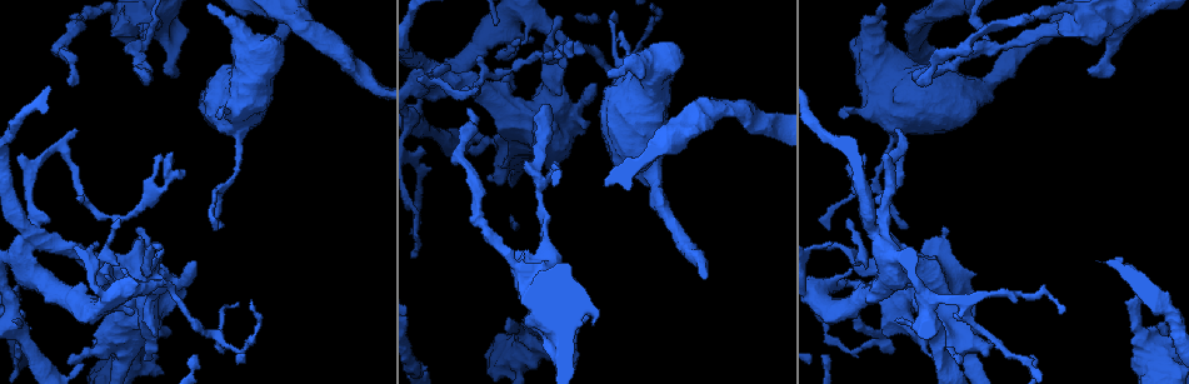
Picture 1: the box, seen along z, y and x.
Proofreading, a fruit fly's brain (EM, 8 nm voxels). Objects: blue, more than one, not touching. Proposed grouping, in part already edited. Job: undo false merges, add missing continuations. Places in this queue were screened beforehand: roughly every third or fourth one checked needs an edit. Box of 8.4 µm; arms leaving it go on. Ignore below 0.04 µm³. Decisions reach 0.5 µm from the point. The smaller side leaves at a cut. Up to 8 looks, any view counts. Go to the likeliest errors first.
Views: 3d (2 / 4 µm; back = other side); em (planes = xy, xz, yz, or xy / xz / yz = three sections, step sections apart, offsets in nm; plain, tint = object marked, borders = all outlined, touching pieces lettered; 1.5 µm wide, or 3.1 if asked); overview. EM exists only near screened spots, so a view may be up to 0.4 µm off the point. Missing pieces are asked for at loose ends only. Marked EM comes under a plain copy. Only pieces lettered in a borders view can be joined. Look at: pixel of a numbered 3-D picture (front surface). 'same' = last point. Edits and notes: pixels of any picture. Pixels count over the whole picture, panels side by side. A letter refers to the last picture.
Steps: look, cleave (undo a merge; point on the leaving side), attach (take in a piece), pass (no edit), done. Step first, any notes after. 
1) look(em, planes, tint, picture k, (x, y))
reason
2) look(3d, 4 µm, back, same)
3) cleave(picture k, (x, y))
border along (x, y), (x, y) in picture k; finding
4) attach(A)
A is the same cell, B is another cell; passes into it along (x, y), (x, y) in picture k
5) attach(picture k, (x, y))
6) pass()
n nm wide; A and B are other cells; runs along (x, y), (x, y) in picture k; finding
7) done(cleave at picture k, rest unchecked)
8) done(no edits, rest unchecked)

look(3d, 2 µm, picture 1, (509, 329))
an open end

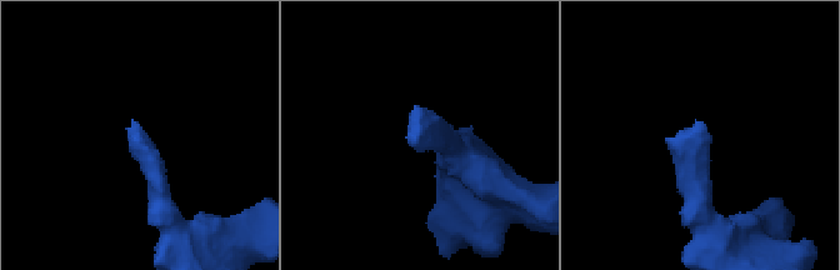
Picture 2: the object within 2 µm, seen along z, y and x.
look(em, planes, borders, picture 2, (699, 123))

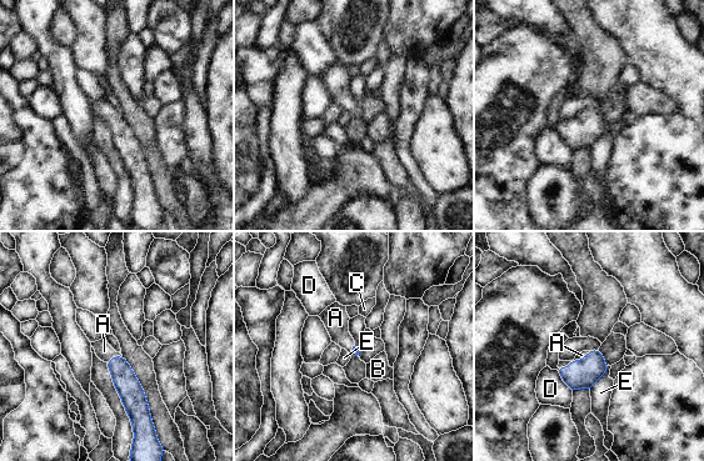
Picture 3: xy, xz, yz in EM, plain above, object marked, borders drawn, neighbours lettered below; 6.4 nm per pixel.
attach(A)
E touches over 200 nm; A is the same cell, B, C, D and E are other cells; passes into it along (130, 391), (115, 356), (104, 351) in picture 3; it goes on there

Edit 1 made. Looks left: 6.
look(overview)

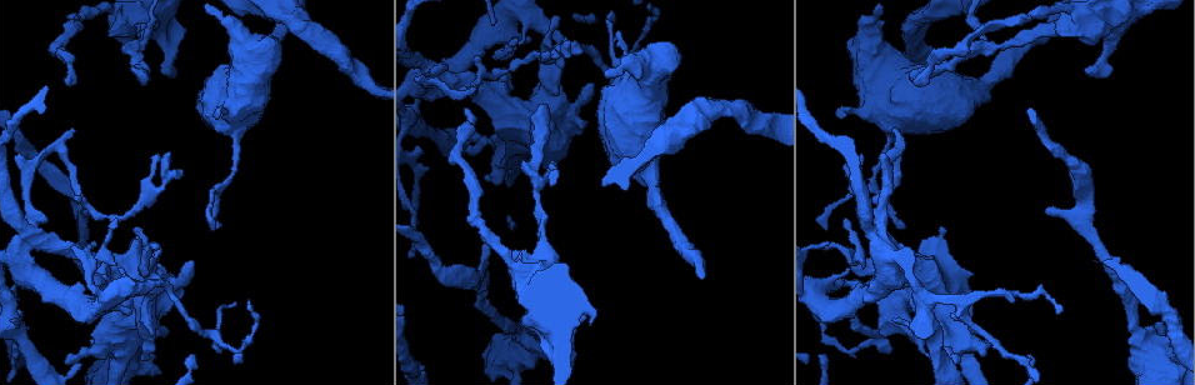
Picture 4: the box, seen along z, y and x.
look(3d, 2 µm, picture 4, (236, 305))
tapers out

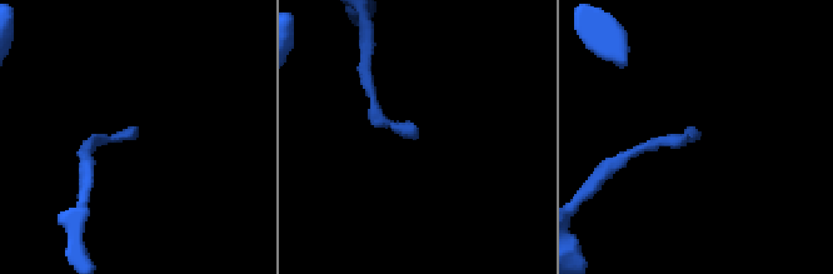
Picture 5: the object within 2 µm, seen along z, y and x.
look(em, xz, step 8, borders, picture 5, (699, 139))

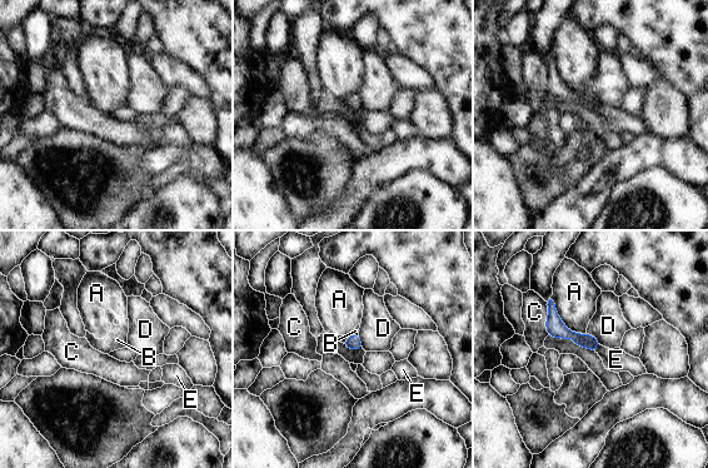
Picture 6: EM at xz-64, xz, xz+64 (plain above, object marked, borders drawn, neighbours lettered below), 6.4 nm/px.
look(em, planes, borders, same)
another direction

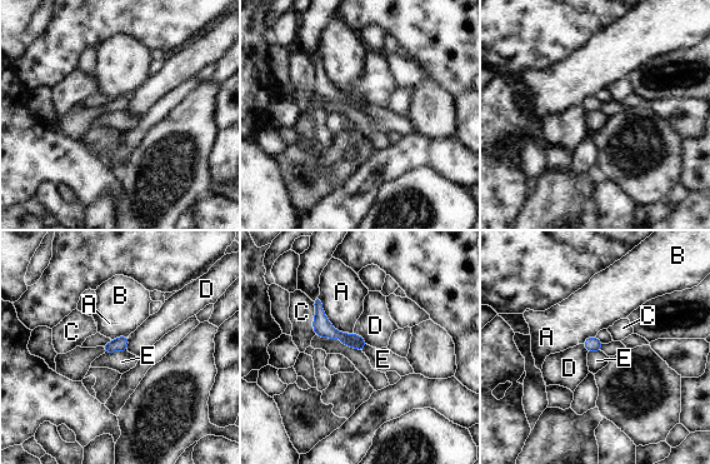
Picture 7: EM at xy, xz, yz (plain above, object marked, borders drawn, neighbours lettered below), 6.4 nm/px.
pass()
A touches over 300 nm; A, B, C, D and E are other cells; runs along (316, 300), (320, 320), (360, 347) in picture 7; none of them fits

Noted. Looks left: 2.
look(em, xy, step 4, tint, picture 4, (894, 131))
thin end

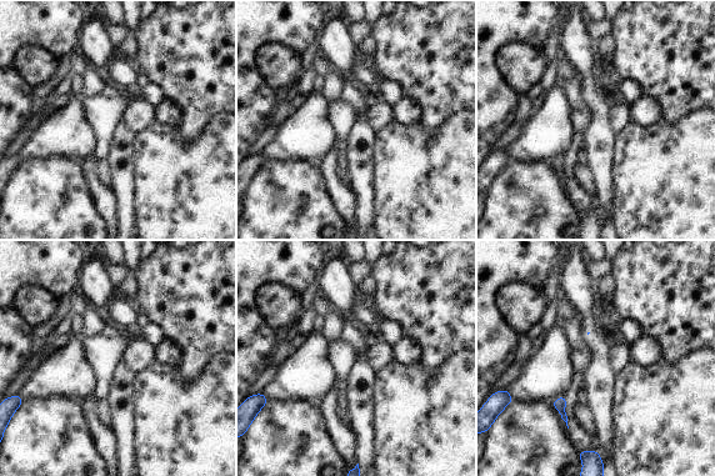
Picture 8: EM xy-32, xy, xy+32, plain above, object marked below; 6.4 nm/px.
look(em, planes, borders, same)
cut it another way

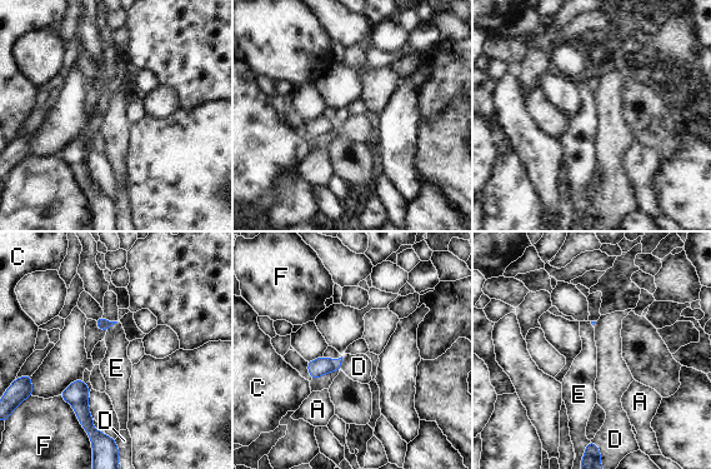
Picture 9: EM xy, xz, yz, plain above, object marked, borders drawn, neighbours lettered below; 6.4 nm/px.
pass()
A, C, D, E and F are other cells; border along (118, 322), (106, 332) in picture 9; no lettered piece goes on from it

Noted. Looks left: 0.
done(attach at picture 3, rest unchecked)

